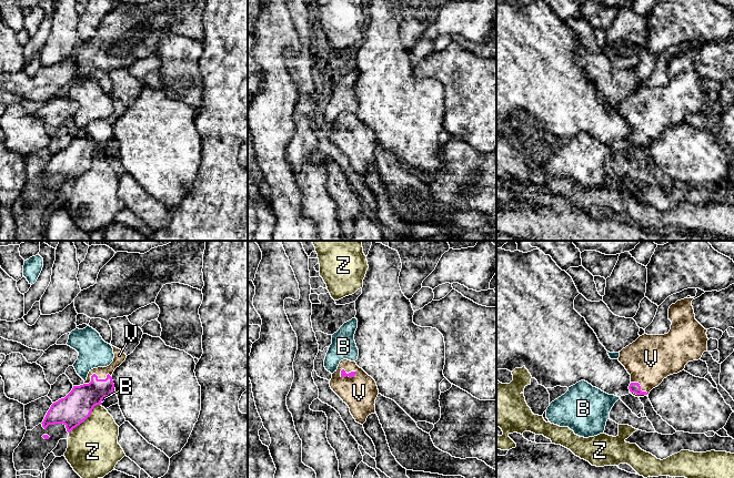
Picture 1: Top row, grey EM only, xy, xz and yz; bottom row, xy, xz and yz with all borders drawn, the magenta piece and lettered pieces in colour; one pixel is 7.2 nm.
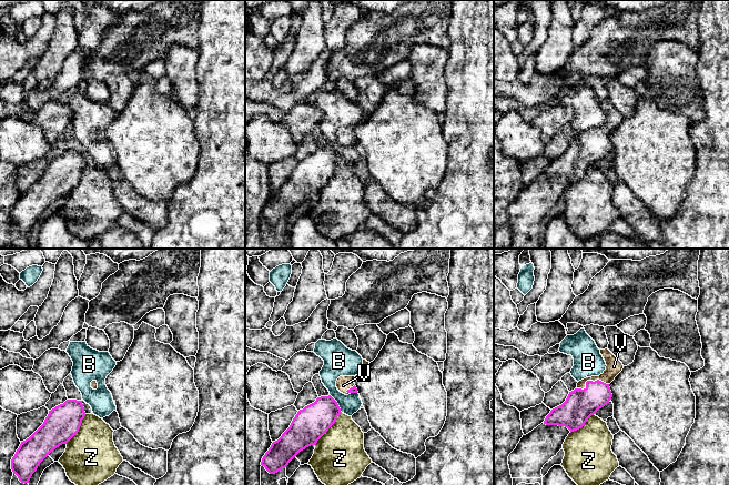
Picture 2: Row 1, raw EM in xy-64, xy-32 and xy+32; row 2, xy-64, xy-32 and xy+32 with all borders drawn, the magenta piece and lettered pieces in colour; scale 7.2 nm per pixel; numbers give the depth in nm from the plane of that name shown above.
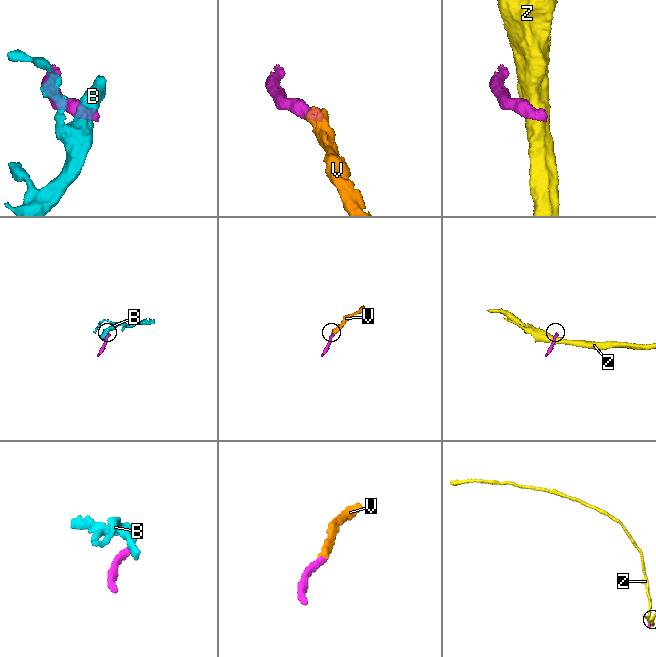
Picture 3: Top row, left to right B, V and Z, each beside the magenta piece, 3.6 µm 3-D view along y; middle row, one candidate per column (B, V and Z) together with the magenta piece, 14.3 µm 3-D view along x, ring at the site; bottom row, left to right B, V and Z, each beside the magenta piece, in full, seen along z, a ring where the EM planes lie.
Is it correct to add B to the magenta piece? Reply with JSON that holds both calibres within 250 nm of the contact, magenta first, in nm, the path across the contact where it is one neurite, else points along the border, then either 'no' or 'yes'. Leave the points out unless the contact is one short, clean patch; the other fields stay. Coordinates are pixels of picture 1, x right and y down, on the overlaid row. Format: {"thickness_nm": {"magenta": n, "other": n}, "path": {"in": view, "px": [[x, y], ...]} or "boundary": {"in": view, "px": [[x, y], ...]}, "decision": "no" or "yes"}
{"thickness_nm": {"magenta": 220, "other": 20}, "boundary": {"in": "xy", "px": [[109, 395], [100, 402]]}, "decision": "no"}

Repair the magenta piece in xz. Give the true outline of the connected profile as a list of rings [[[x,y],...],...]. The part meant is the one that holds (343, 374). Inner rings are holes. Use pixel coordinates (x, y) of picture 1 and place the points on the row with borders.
[[[341,360],[330,387],[349,406],[356,423],[363,425],[369,415],[375,414],[376,383],[355,362]]]

